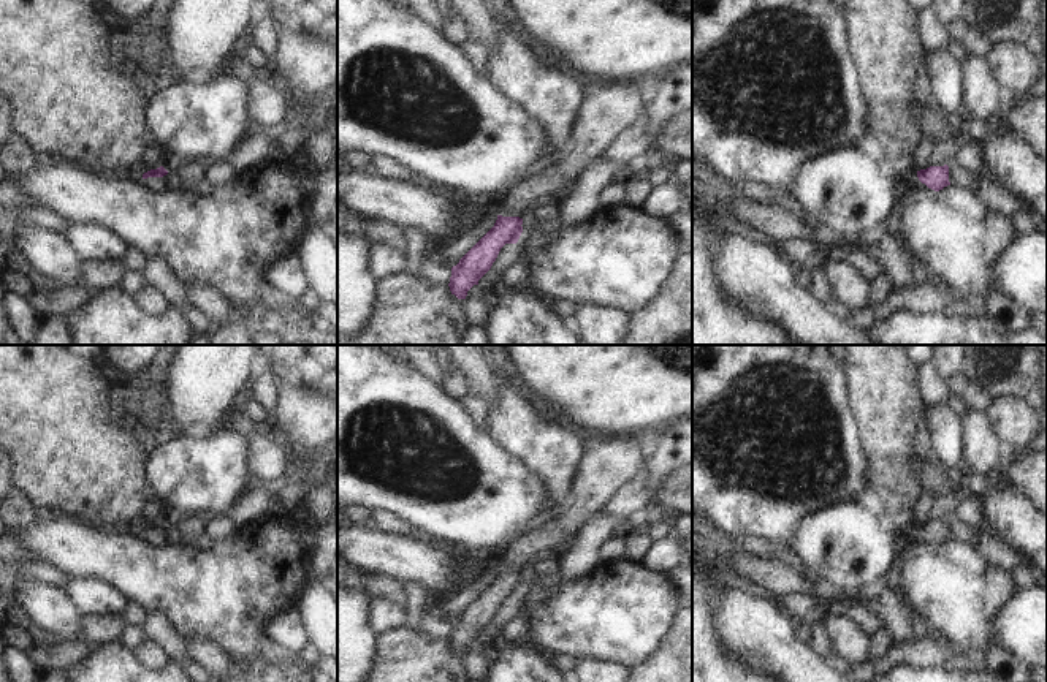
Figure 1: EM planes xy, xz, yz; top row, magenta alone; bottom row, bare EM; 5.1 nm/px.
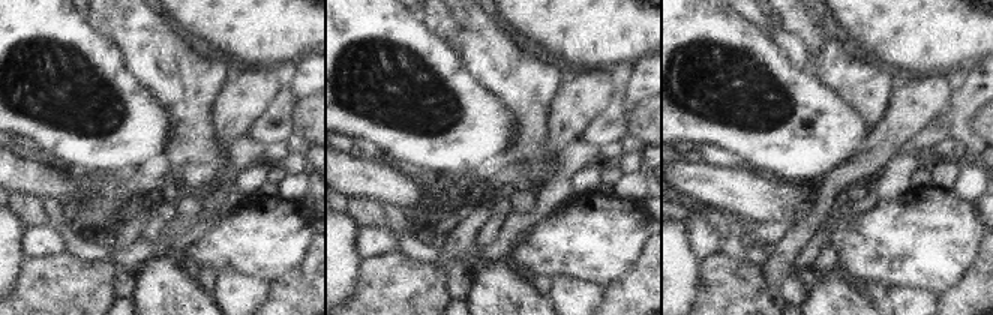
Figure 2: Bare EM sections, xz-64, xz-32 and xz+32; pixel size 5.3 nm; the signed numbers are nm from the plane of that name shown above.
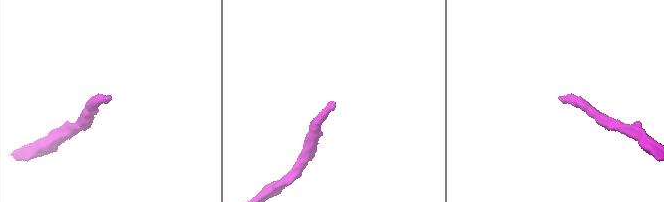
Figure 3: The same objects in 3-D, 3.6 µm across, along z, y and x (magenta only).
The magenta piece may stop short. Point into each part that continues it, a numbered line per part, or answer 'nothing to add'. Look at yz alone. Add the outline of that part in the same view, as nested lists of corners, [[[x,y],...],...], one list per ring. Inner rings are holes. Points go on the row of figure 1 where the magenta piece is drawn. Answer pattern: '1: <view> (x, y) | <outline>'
1: yz (908, 181) | [[[908,172],[897,179],[901,190],[914,188],[917,184],[920,184],[917,172]]]

